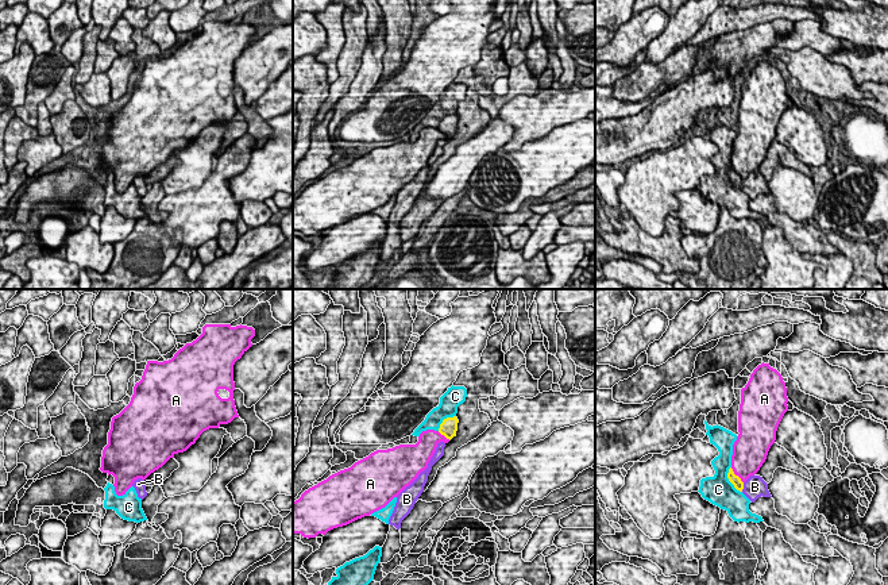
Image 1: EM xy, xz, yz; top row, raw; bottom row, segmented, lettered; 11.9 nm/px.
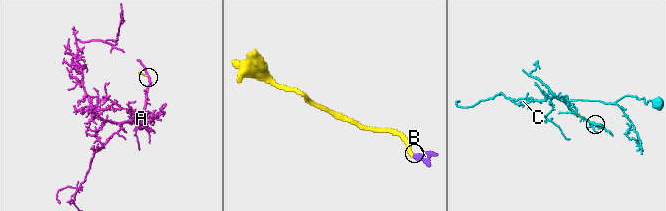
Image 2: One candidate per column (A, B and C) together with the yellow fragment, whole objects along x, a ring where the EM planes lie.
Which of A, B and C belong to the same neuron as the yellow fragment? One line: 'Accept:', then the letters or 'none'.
Accept: B

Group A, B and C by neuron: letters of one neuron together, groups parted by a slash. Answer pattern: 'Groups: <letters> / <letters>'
Groups: A / B / C

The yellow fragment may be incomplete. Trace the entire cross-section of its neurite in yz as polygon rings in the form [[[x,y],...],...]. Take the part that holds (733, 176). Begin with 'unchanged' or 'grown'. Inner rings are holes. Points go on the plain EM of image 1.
grown | [[[730,165],[727,176],[734,182],[734,185],[742,189],[752,200],[754,200],[761,193],[772,195],[768,188],[768,181],[760,173],[750,173],[745,180],[742,180]]]

